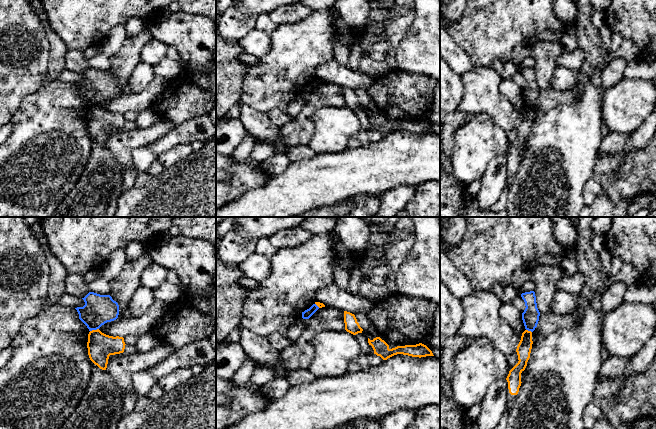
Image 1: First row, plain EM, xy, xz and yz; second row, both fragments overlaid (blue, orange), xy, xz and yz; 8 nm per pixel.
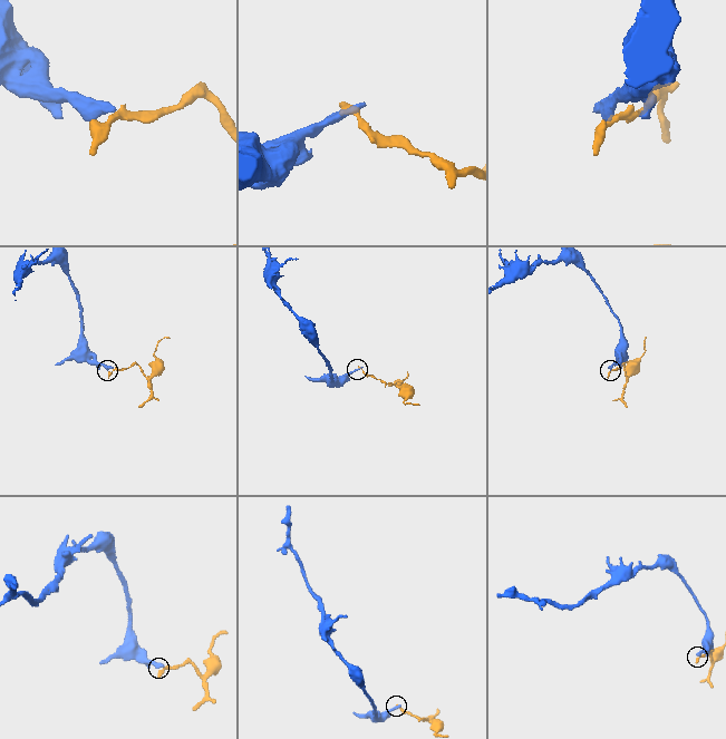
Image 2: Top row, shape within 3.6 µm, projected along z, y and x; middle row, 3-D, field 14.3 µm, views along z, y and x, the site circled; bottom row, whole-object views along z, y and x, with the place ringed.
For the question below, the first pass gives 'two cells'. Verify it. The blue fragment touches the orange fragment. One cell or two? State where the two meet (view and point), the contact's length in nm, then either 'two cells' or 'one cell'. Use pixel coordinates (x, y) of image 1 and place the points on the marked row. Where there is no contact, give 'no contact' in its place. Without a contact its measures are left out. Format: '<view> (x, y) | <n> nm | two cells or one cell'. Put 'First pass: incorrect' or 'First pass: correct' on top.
First pass: correct
xy (94, 329) | 80 nm | two cells

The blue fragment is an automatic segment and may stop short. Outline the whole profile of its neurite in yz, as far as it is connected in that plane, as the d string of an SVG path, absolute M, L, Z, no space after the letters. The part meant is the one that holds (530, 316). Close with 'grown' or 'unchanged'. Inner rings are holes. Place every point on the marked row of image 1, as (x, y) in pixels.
M534 291L525 292L521 294L522 299L525 302L525 310L522 313L522 320L525 329L533 332L537 327L540 312L537 308L536 296Z | unchanged

